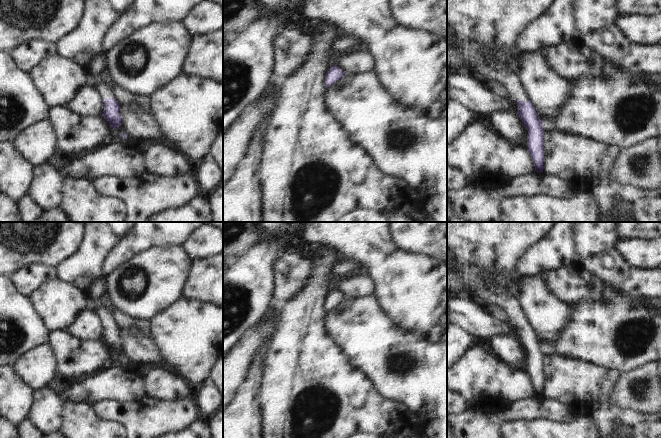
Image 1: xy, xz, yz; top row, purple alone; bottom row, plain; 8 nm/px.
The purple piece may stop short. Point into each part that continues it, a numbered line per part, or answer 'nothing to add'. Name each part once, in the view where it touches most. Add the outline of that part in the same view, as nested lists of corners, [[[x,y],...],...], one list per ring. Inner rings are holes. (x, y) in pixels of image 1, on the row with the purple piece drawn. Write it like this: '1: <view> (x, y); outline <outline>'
1: yz (490, 69); outline [[[461,41],[460,50],[465,65],[477,69],[482,79],[489,85],[497,81],[504,85],[509,92],[510,99],[516,103],[518,99],[525,102],[529,97],[523,87],[518,74],[508,72],[501,61],[492,55],[484,54],[477,43]]]

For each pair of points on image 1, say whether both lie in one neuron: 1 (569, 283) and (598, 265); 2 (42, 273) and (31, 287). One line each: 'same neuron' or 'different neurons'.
1: different neurons
2: same neuron

